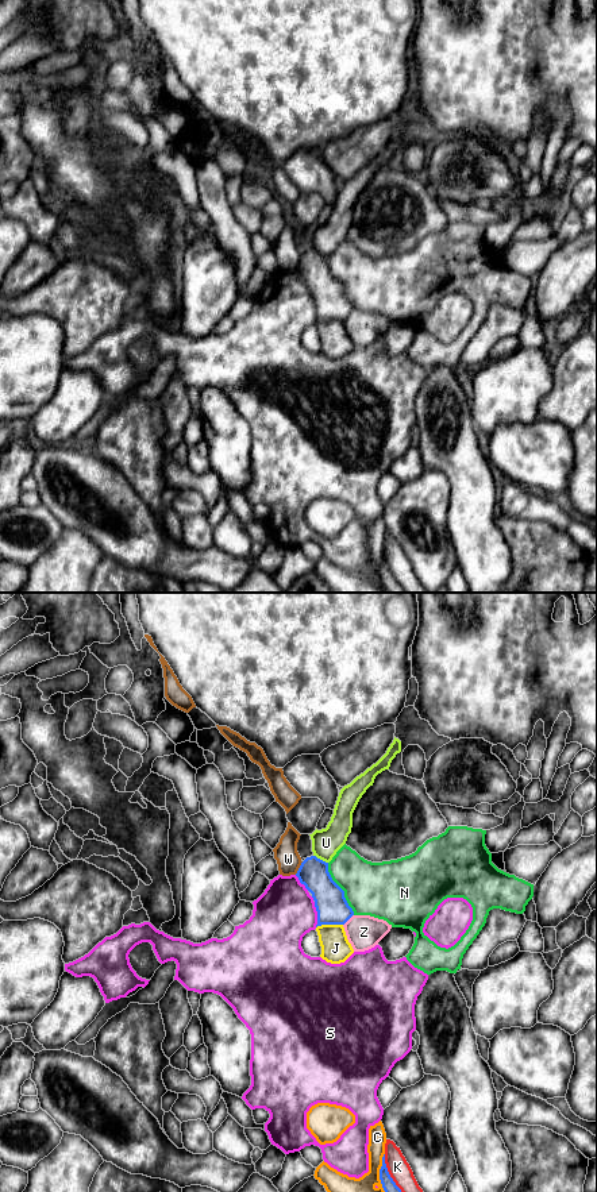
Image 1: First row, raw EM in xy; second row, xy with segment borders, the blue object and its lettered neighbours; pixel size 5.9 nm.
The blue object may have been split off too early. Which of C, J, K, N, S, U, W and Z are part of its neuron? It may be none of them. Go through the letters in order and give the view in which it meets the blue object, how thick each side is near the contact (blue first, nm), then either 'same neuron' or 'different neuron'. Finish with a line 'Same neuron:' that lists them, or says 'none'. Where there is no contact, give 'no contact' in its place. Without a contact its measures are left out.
C: meets blue in xy; 100 nm thick on the blue side, 240 nm on the other; different neuron
J: meets blue in xy; 190 nm thick on the blue side, 180 nm on the other; different neuron
K: meets blue in xy; 100 nm thick on the blue side, 130 nm on the other; different neuron
N: meets blue in xy; 190 nm thick on the blue side, 340 nm on the other; different neuron
S: meets blue in xy; 190 nm thick on the blue side, 360 nm on the other; different neuron
U: meets blue in xy; 180 nm thick on the blue side, 170 nm on the other; different neuron
W: meets blue in xy; 180 nm thick on the blue side, 140 nm on the other; different neuron
Z: meets blue in xy; 190 nm thick on the blue side, 200 nm on the other; different neuron
Same neuron: none

